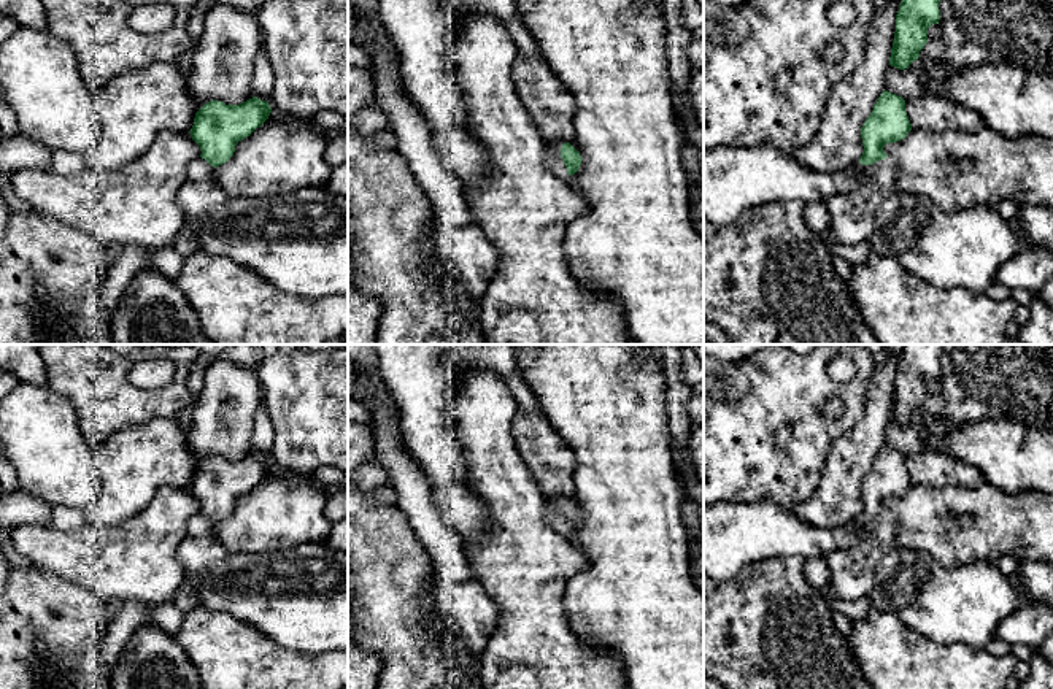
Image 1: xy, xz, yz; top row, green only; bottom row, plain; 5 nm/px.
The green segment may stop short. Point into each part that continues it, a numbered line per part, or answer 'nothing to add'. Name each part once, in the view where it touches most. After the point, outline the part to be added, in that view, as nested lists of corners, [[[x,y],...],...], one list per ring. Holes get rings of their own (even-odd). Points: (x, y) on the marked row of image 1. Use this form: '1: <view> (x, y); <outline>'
1: xz (555, 161); [[[548,143],[548,165],[551,171],[561,178],[569,178],[565,164],[561,157],[562,143]]]

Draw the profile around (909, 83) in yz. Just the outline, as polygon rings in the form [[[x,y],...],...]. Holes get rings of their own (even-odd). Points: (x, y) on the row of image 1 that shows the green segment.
[[[915,60],[905,70],[888,65],[885,90],[902,97],[905,102],[924,94],[928,90],[926,64]]]

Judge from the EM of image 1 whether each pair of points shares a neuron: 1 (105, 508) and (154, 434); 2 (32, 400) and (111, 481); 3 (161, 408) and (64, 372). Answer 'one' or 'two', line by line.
1: one
2: two
3: one

